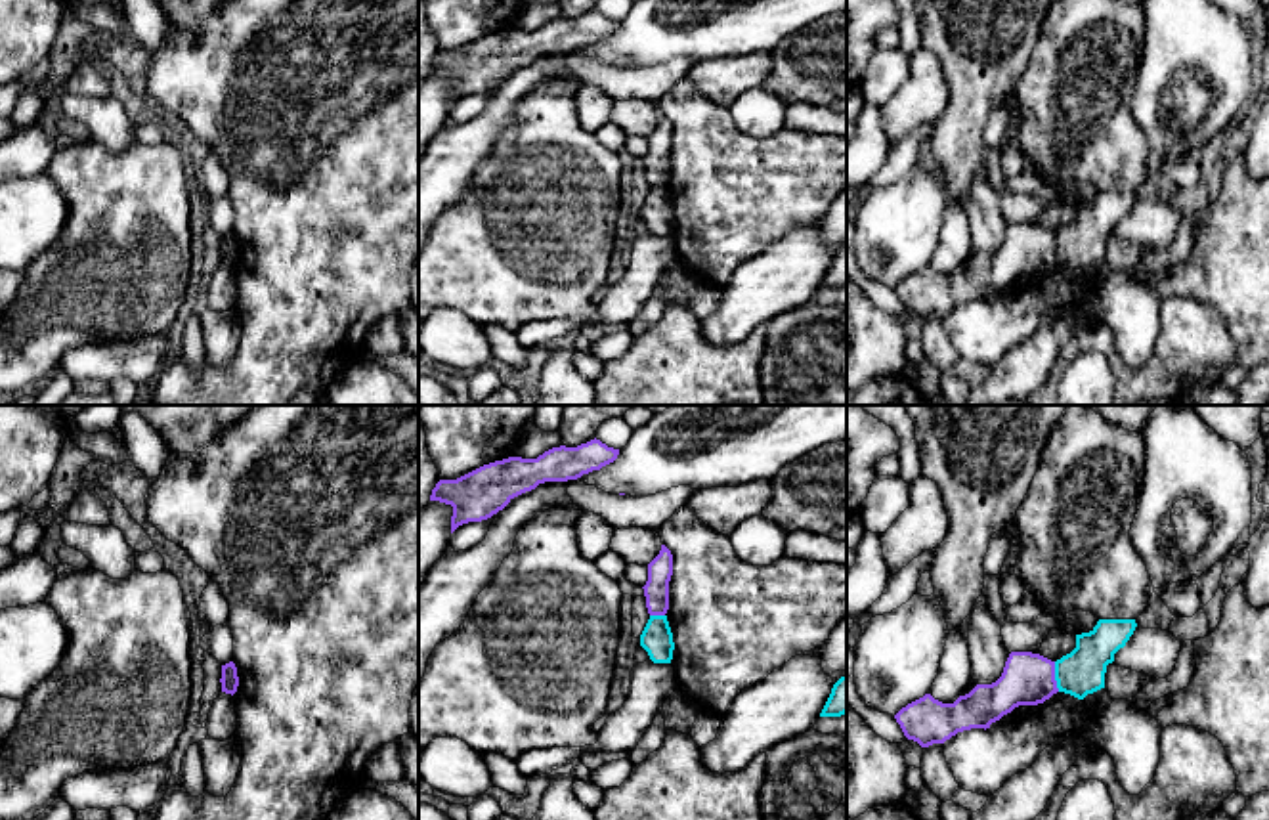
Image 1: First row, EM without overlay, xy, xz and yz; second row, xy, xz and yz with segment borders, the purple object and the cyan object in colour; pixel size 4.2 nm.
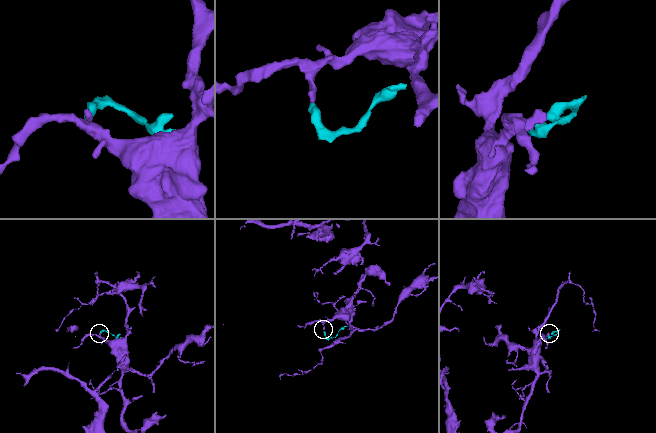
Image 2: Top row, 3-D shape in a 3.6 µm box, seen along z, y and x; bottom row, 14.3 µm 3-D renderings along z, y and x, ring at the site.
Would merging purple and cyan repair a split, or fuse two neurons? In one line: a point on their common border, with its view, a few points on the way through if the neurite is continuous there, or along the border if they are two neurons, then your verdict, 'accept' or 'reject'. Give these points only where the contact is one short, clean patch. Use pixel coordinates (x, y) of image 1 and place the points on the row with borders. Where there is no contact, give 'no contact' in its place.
contact yz (1053, 677); border yz (1053, 662), (1053, 679), (1059, 690); reject

